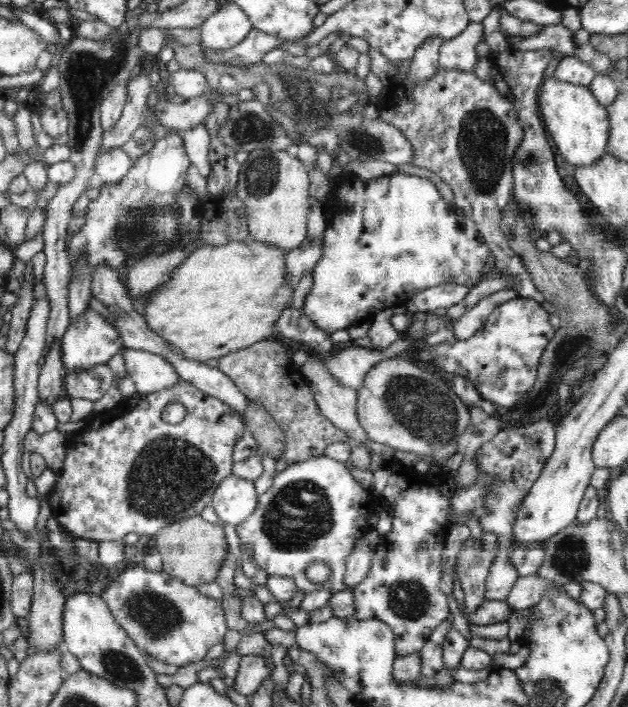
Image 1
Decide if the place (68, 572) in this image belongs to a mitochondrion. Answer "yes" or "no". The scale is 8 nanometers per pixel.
no

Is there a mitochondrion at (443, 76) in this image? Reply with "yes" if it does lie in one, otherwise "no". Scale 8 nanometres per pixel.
no

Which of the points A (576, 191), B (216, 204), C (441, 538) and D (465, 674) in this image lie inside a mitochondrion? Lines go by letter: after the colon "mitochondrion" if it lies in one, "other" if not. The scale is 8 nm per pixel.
A: other
B: other
C: other
D: other

